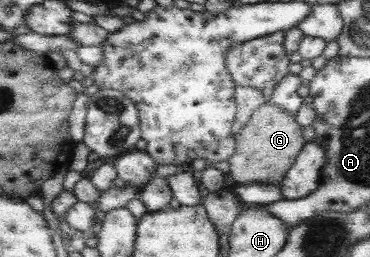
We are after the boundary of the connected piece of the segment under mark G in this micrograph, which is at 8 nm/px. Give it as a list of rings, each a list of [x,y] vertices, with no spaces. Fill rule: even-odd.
[[[270,102],[264,103],[254,113],[249,124],[236,136],[236,154],[228,161],[231,183],[282,183],[307,144],[304,142],[304,128],[296,121],[296,115]]]

